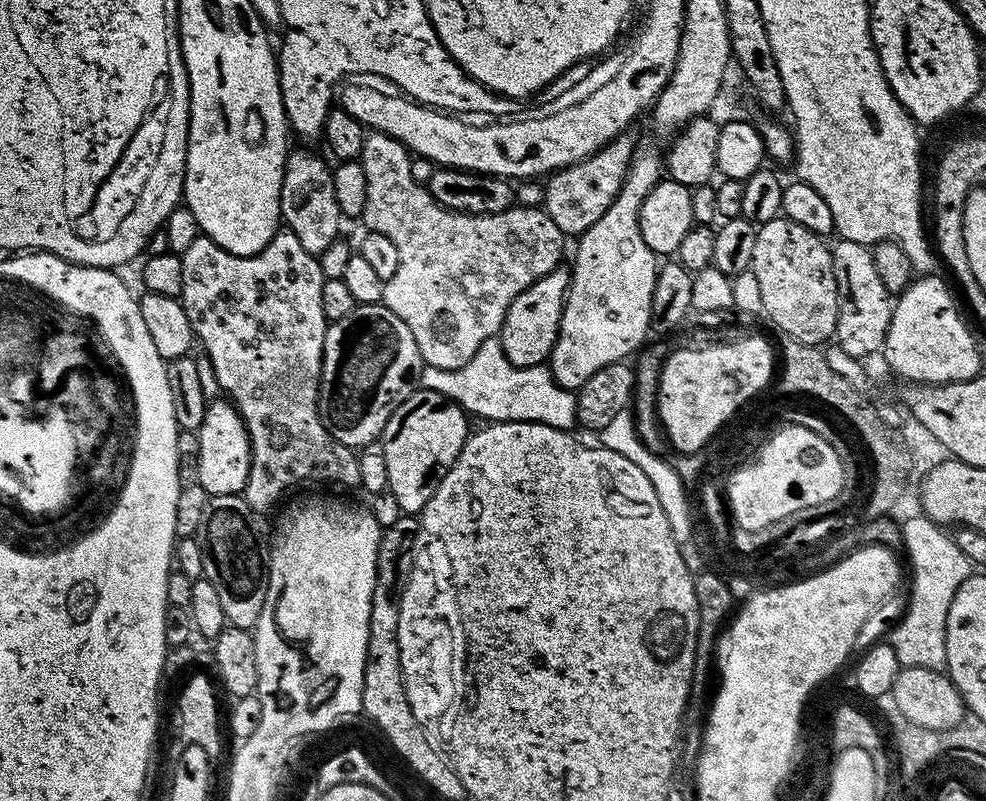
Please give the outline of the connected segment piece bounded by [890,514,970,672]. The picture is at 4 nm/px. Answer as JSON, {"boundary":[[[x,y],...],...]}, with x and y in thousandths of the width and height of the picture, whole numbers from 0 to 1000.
{"boundary":[[[930,642],[921,650],[916,650],[916,688],[921,689],[921,699],[925,703],[925,745],[921,749],[921,765],[913,774],[913,780],[905,789],[903,803],[911,816],[911,826],[918,834],[938,834],[948,839],[957,839],[959,826],[959,767],[963,767],[963,752],[968,752],[968,742],[972,732],[984,718],[984,700],[976,687],[972,687],[969,673],[960,669],[954,655],[946,653],[940,644]]]}

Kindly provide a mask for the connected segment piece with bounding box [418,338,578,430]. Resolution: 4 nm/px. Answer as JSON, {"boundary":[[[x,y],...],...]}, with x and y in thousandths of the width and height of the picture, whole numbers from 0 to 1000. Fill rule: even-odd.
{"boundary":[[[503,422],[489,427],[489,432],[485,432],[485,437],[481,442],[481,447],[477,447],[477,452],[473,452],[473,457],[469,457],[465,462],[427,458],[424,479],[425,483],[435,484],[444,492],[448,492],[454,499],[461,499],[471,511],[472,516],[480,514],[481,517],[487,517],[498,527],[528,524],[529,527],[546,527],[547,529],[573,537],[583,536],[586,529],[585,491],[569,484],[568,478],[560,471],[559,458],[526,459],[521,457],[513,447],[507,426]]]}

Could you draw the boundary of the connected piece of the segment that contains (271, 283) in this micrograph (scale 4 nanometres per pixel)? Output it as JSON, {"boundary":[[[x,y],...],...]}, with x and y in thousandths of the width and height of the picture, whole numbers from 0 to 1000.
{"boundary":[[[291,287],[281,288],[279,297],[265,315],[257,320],[233,317],[228,310],[221,307],[212,295],[204,292],[201,297],[197,297],[196,305],[188,315],[182,316],[182,322],[185,327],[185,367],[182,373],[189,387],[189,397],[193,397],[195,418],[201,426],[202,433],[203,429],[207,433],[204,434],[206,443],[211,444],[213,452],[216,453],[217,467],[220,468],[224,491],[238,504],[239,513],[243,516],[252,538],[252,551],[256,558],[256,576],[254,577],[252,600],[245,615],[247,625],[261,642],[268,642],[271,634],[276,634],[283,627],[287,614],[292,614],[299,604],[308,604],[311,599],[334,599],[337,604],[350,604],[351,608],[360,610],[365,602],[361,564],[335,543],[333,533],[327,527],[323,507],[329,423],[334,406],[331,392],[327,392],[327,357],[330,348],[324,323],[315,320],[310,312],[310,307],[306,307],[306,302],[302,302],[300,293]]]}

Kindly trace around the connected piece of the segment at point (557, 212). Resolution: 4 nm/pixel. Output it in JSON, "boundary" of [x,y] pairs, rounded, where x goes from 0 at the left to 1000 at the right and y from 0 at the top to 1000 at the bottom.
{"boundary":[[[630,167],[615,184],[608,185],[601,195],[567,210],[555,221],[550,258],[573,296],[588,296],[591,290],[598,287],[598,282],[602,282],[602,277],[606,277],[606,272],[611,272],[611,267],[615,267],[615,262],[619,262],[627,237],[631,237],[631,227],[641,205],[642,194],[640,172],[637,167]]]}

